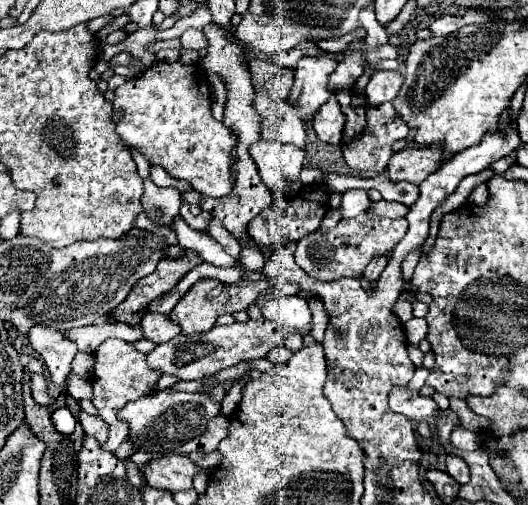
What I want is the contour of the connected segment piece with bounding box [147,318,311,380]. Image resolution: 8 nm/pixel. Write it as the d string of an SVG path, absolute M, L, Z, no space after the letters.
M265 318L235 322L231 326L213 326L211 330L207 330L203 334L191 334L191 336L179 334L179 336L175 336L175 340L159 344L153 352L147 354L147 362L151 368L161 370L163 374L173 374L173 376L179 376L181 380L201 380L227 366L235 366L241 360L265 358L269 350L273 350L275 346L283 346L287 334L291 334L291 332L305 336L311 332L311 326L307 326L307 328L285 326L283 328Z

